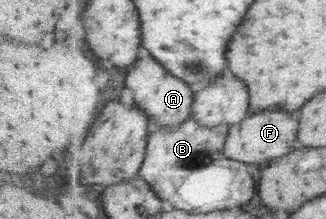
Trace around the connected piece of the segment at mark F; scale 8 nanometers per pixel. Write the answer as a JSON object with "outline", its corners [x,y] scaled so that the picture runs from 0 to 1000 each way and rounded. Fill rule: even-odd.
{"outline":[[[773,516],[761,525],[758,553],[721,562],[709,580],[706,626],[693,662],[693,699],[727,735],[752,744],[788,744],[798,758],[813,744],[874,717],[920,671],[920,543],[899,534],[893,516]]]}

